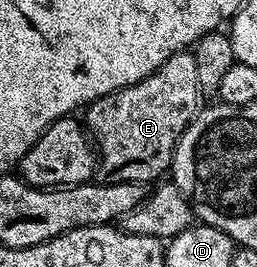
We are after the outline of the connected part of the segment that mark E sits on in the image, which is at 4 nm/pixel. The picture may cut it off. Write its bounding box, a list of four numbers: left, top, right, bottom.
[84,50,200,184]

